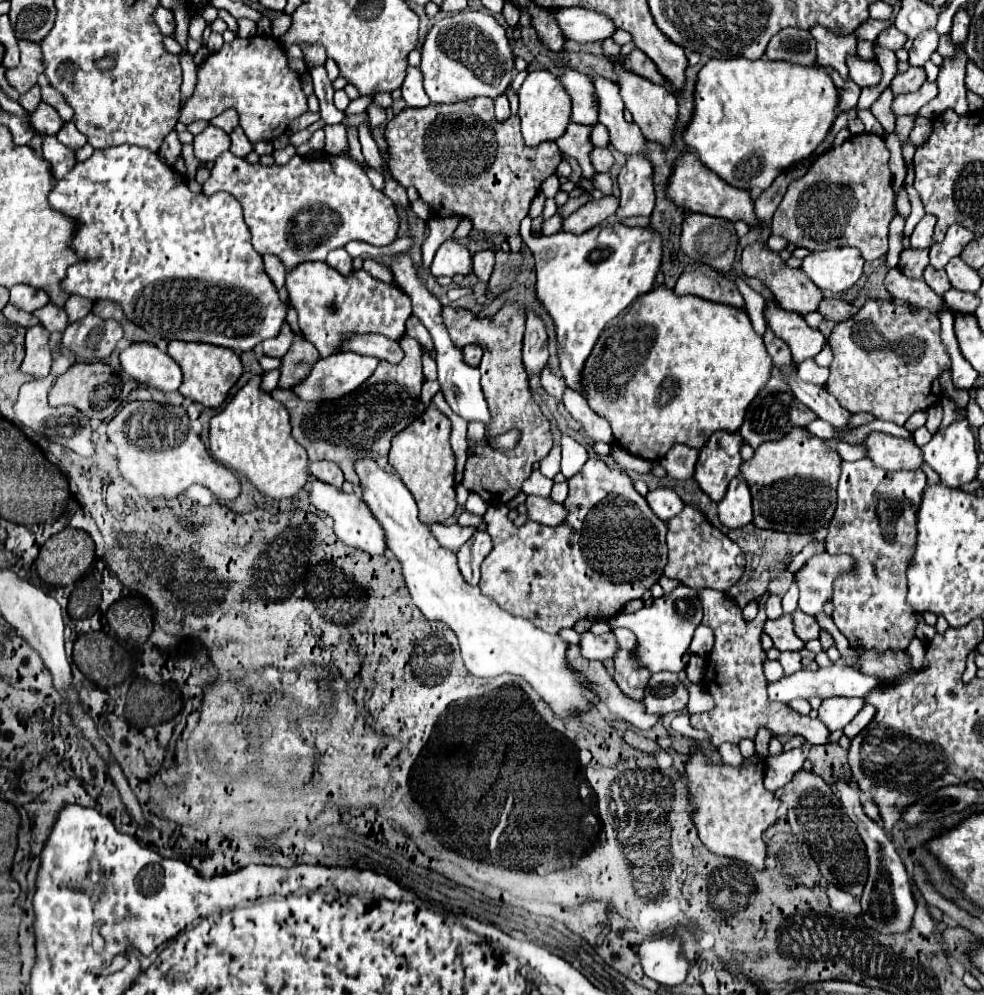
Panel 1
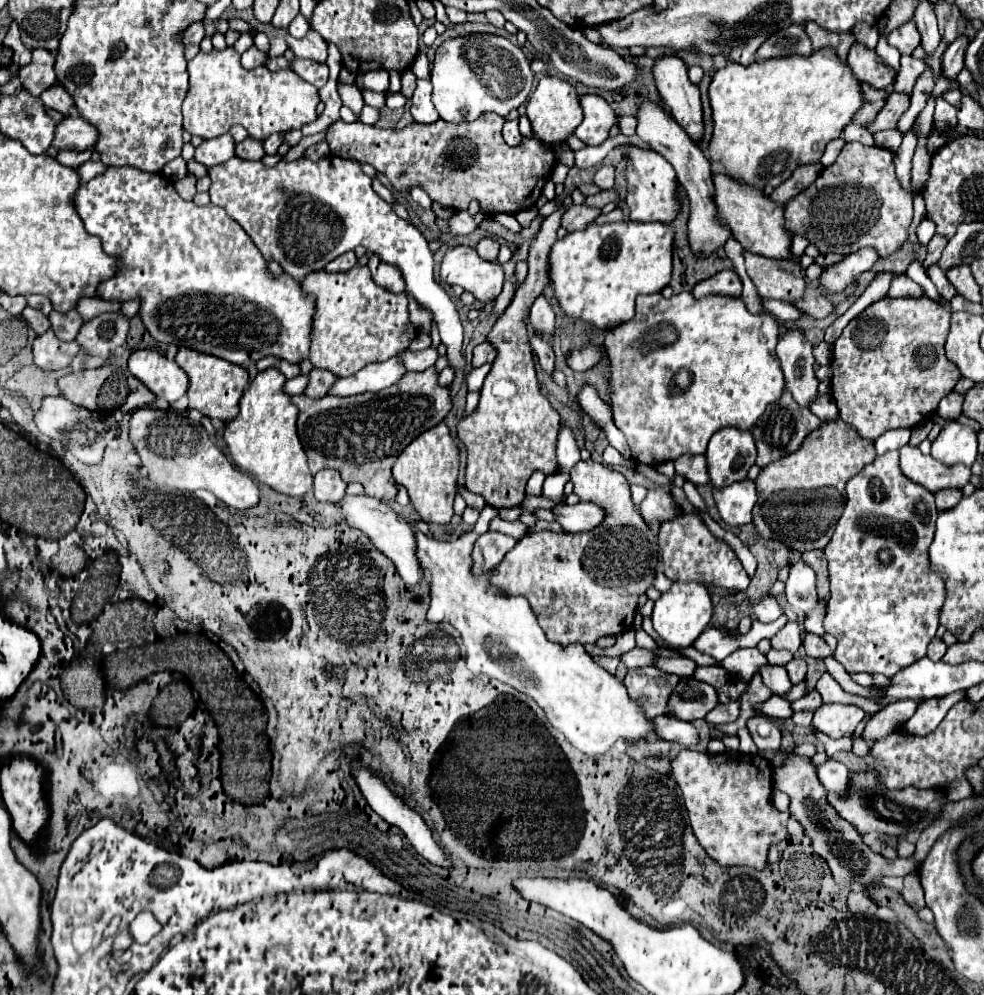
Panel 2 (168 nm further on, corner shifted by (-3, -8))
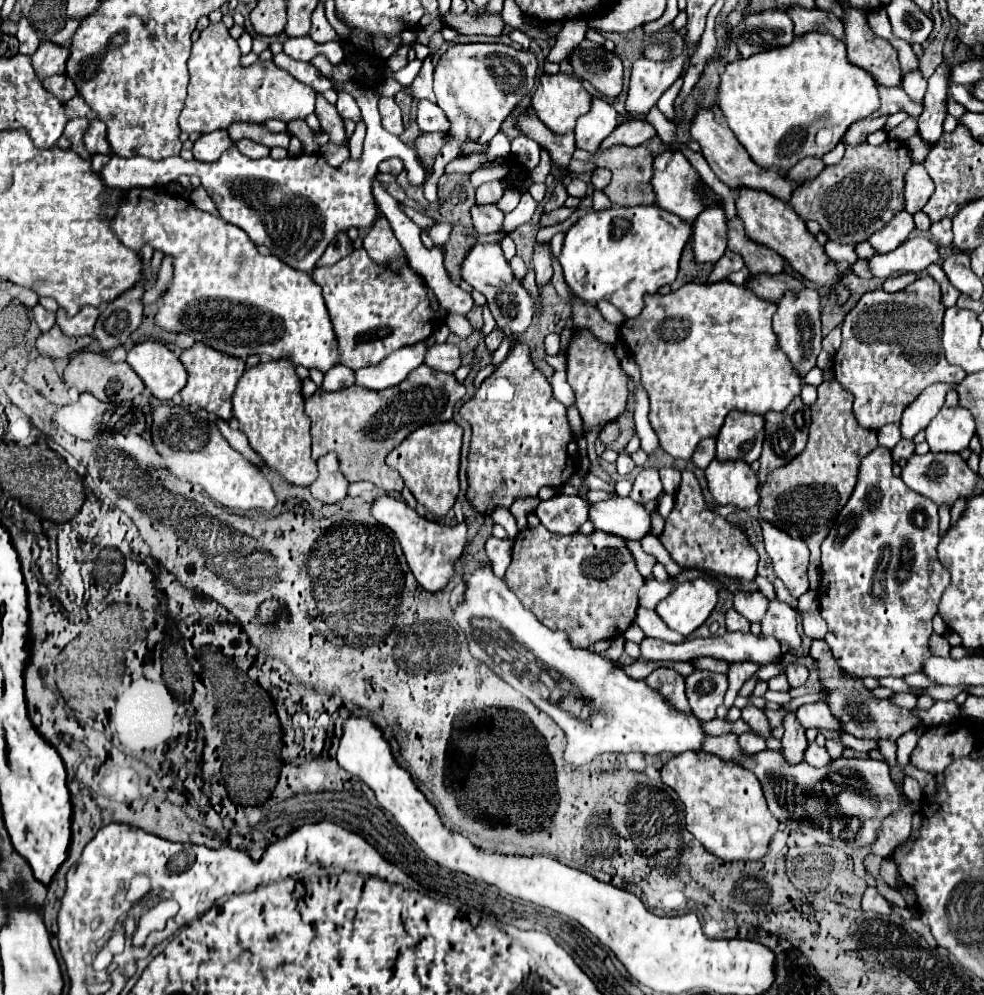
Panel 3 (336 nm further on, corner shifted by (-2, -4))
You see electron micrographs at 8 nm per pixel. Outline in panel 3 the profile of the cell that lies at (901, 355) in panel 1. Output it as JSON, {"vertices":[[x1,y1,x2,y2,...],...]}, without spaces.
{"vertices":[[921,276,905,290,889,294,885,290,865,292,857,306,845,316,841,326,843,344,833,360,835,380,855,396,853,412,857,422,863,428,879,430,885,424,897,424,901,420,903,410,933,382,949,382,959,384,965,378,965,372,959,366,951,366,945,360,941,346,941,320,945,306,941,302,939,284,931,276]]}

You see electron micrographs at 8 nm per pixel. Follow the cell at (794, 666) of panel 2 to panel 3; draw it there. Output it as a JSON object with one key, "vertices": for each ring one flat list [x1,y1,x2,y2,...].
{"vertices":[[789,664,785,668,785,676,789,680,789,686,791,688,797,688,797,686,803,686,807,676,809,676,809,670,805,666,799,666,799,664]]}

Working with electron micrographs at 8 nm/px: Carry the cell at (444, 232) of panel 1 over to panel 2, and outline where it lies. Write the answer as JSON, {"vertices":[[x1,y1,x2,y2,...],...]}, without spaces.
{"vertices":[[454,212,448,218,448,232,452,236,466,236,470,232,474,232,478,228,478,224,482,222,482,214,478,214,476,218,472,218,468,212]]}

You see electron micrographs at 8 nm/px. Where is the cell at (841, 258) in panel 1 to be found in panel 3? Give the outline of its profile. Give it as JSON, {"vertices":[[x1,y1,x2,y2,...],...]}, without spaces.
{"vertices":[[901,210,899,214,895,214,887,226,883,226,883,230,875,232,869,242,871,246,883,254,883,252,889,252,889,250,895,250,899,244,903,244,909,234,915,230,915,222,913,222,913,216,907,214,905,210]]}

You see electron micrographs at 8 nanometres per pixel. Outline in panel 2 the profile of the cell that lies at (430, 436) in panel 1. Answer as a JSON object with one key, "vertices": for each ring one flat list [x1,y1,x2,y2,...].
{"vertices":[[446,422,436,424,434,428,412,440,394,462,392,476,408,490,410,504,420,514,420,520,430,524,450,524,458,478,458,448,450,436]]}

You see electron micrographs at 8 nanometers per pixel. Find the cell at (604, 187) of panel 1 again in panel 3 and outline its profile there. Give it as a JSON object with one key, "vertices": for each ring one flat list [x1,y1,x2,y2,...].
{"vertices":[[573,178,569,184,567,184,567,194,569,196,575,196,575,198,583,198,585,196,585,190,587,190,587,184,579,178]]}

